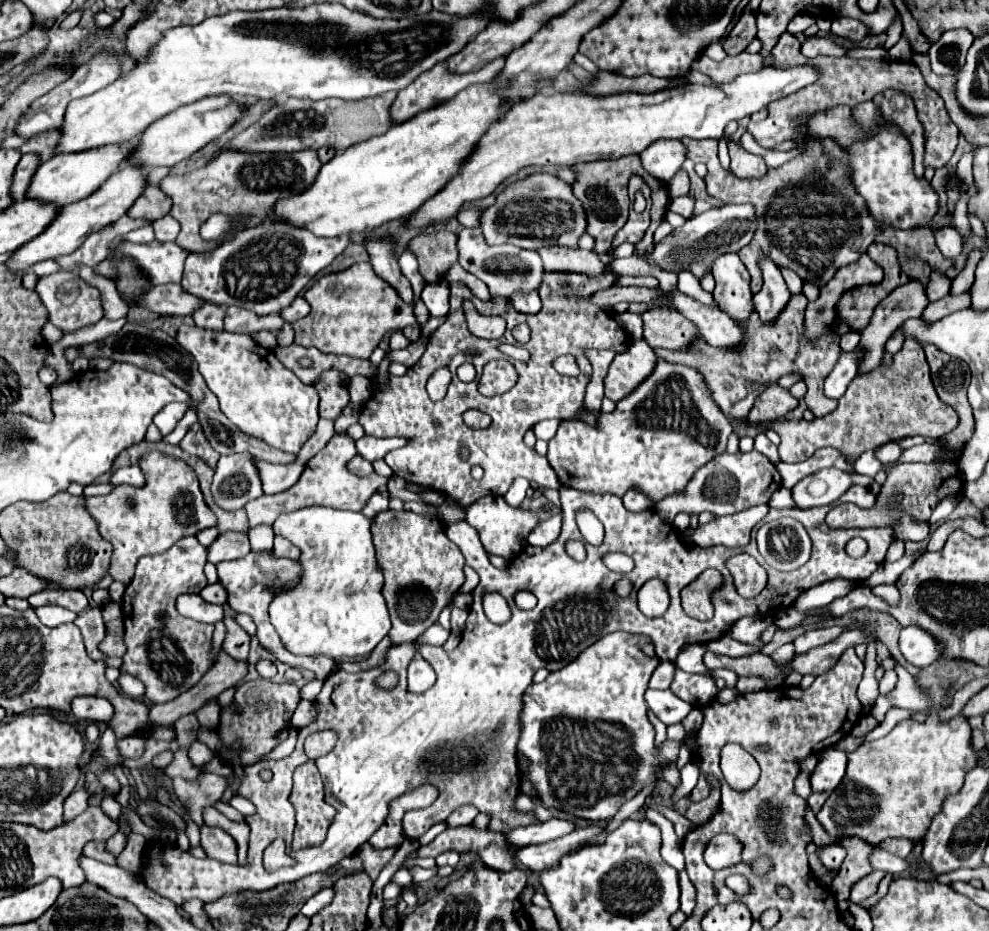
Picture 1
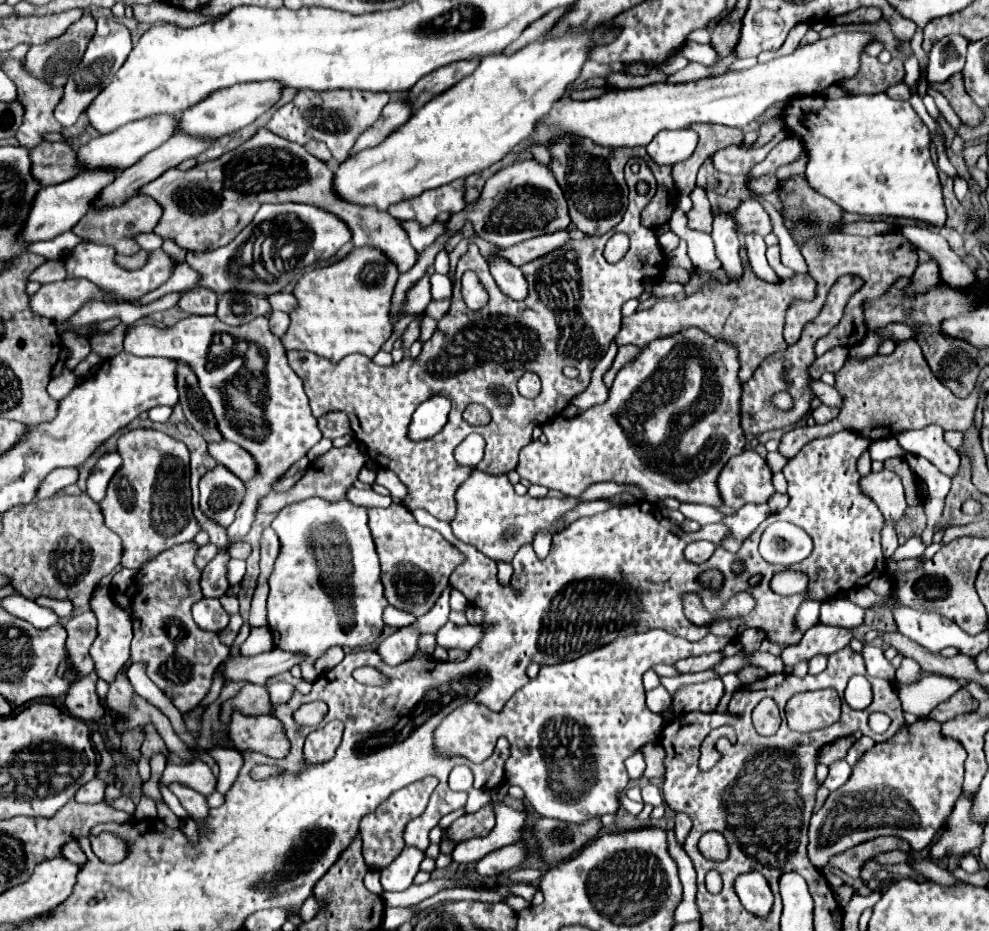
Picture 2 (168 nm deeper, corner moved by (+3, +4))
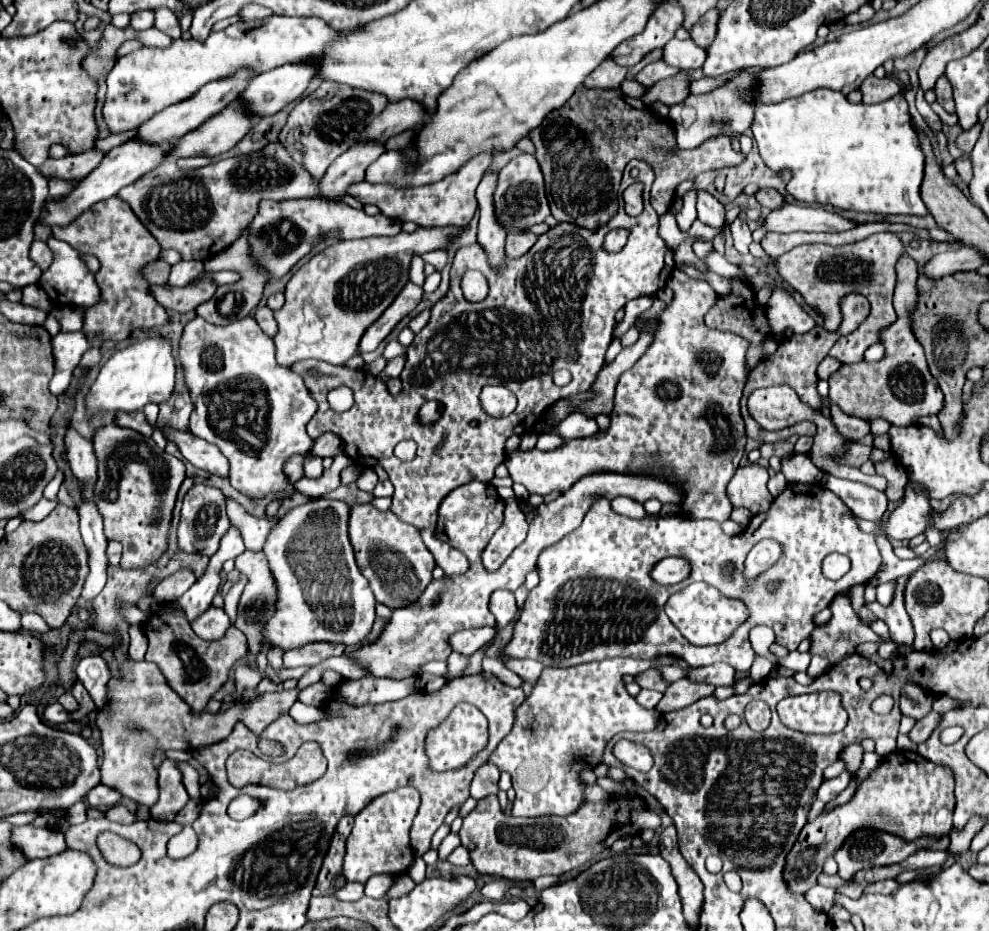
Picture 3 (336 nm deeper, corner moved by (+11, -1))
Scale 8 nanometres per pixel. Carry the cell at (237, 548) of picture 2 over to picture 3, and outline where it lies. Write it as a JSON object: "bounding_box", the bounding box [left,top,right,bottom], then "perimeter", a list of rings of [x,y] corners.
{"bounding_box":[236,551,276,655],"perimeter":[[[244,551],[236,557],[236,569],[248,577],[248,595],[242,595],[240,597],[240,603],[238,603],[238,619],[236,619],[236,627],[246,635],[248,639],[248,649],[252,655],[256,655],[262,647],[264,637],[262,637],[262,627],[264,627],[264,621],[268,621],[268,617],[272,615],[272,605],[274,605],[274,599],[276,599],[276,585],[272,581],[272,575],[270,575],[270,569],[268,569],[268,561],[264,557],[264,553],[254,553],[254,551]]]}

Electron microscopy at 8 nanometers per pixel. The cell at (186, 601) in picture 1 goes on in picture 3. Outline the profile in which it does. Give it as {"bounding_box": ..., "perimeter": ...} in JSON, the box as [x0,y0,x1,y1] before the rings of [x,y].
{"bounding_box":[190,607,230,641],"perimeter":[[[208,607],[200,617],[196,617],[194,621],[190,621],[192,631],[206,641],[212,639],[220,639],[224,637],[226,629],[230,627],[228,615],[224,613],[224,609],[216,609],[216,607]]]}

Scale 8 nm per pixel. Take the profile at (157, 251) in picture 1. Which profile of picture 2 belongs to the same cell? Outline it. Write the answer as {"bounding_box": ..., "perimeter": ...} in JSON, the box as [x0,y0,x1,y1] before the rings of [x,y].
{"bounding_box":[64,244,172,304],"perimeter":[[[78,244],[66,258],[64,258],[64,268],[66,268],[66,278],[84,278],[90,280],[94,286],[98,286],[104,296],[112,298],[114,304],[120,302],[130,302],[136,300],[140,296],[144,296],[146,292],[152,292],[154,288],[162,286],[168,278],[170,278],[170,268],[172,268],[172,260],[164,250],[156,250],[150,254],[148,262],[144,268],[136,270],[136,272],[126,272],[124,268],[120,268],[114,262],[114,248],[110,246],[100,246],[100,244]]]}

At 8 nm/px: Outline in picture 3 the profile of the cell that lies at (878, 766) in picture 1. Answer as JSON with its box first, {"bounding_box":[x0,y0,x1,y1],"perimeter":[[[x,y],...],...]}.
{"bounding_box":[784,751,954,893],"perimeter":[[[894,751],[880,761],[876,769],[860,783],[854,797],[830,811],[820,813],[816,819],[808,821],[800,831],[792,853],[784,867],[784,879],[796,893],[806,893],[816,885],[822,865],[832,857],[840,845],[858,829],[874,829],[896,835],[904,841],[914,841],[920,837],[940,839],[952,829],[954,811],[954,789],[952,789],[952,769],[924,759],[920,753]]]}

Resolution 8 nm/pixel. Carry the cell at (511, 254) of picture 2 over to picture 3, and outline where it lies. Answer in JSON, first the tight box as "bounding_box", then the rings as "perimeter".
{"bounding_box":[506,233,538,259],"perimeter":[[[508,233],[508,241],[506,241],[506,255],[512,259],[518,259],[522,255],[526,255],[532,245],[536,243],[538,235],[536,233]]]}

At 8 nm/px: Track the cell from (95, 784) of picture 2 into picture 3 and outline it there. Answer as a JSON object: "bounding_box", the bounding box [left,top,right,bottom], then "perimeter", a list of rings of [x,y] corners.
{"bounding_box":[86,785,122,809],"perimeter":[[[96,785],[86,793],[86,805],[94,807],[94,809],[106,809],[106,807],[114,807],[116,803],[120,803],[122,795],[116,793],[114,789],[108,789],[106,785]]]}

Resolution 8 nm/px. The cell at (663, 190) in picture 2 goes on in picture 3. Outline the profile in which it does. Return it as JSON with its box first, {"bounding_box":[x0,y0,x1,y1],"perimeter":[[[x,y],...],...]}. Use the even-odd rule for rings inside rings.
{"bounding_box":[530,87,746,229],"perimeter":[[[586,87],[576,89],[576,93],[568,99],[568,103],[564,103],[560,109],[554,109],[544,119],[544,123],[540,127],[532,129],[532,133],[530,133],[530,139],[536,145],[536,159],[544,173],[546,197],[550,201],[552,217],[556,221],[580,225],[584,229],[596,229],[600,225],[606,225],[616,215],[616,209],[618,209],[618,187],[620,187],[622,171],[624,171],[626,163],[634,157],[646,161],[654,169],[654,173],[656,173],[654,191],[668,191],[668,201],[666,201],[668,207],[664,205],[664,199],[662,201],[654,199],[654,209],[658,215],[662,215],[666,209],[670,209],[670,205],[674,201],[674,191],[684,179],[694,179],[698,173],[710,171],[710,169],[734,167],[746,159],[744,153],[738,153],[730,147],[728,135],[718,135],[718,137],[706,139],[696,149],[676,153],[676,157],[654,151],[654,149],[662,149],[664,145],[670,145],[672,137],[674,137],[674,129],[670,127],[668,121],[658,119],[650,111],[634,109],[632,105],[626,103],[626,97],[620,89],[586,89]],[[608,121],[616,121],[616,125],[620,125],[620,129],[608,129]]]}

